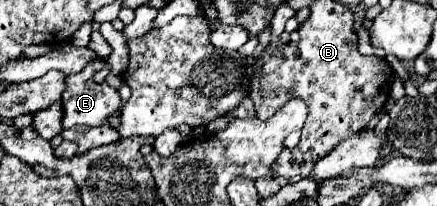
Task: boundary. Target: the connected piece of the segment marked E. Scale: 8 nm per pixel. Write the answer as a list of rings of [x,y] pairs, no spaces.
[[[99,59],[89,69],[67,77],[67,85],[63,91],[63,109],[65,119],[63,125],[75,127],[75,125],[87,125],[87,127],[99,127],[109,121],[109,117],[123,107],[123,99],[119,91],[111,89],[109,85],[97,85],[93,81],[93,75],[103,69],[105,61]]]

